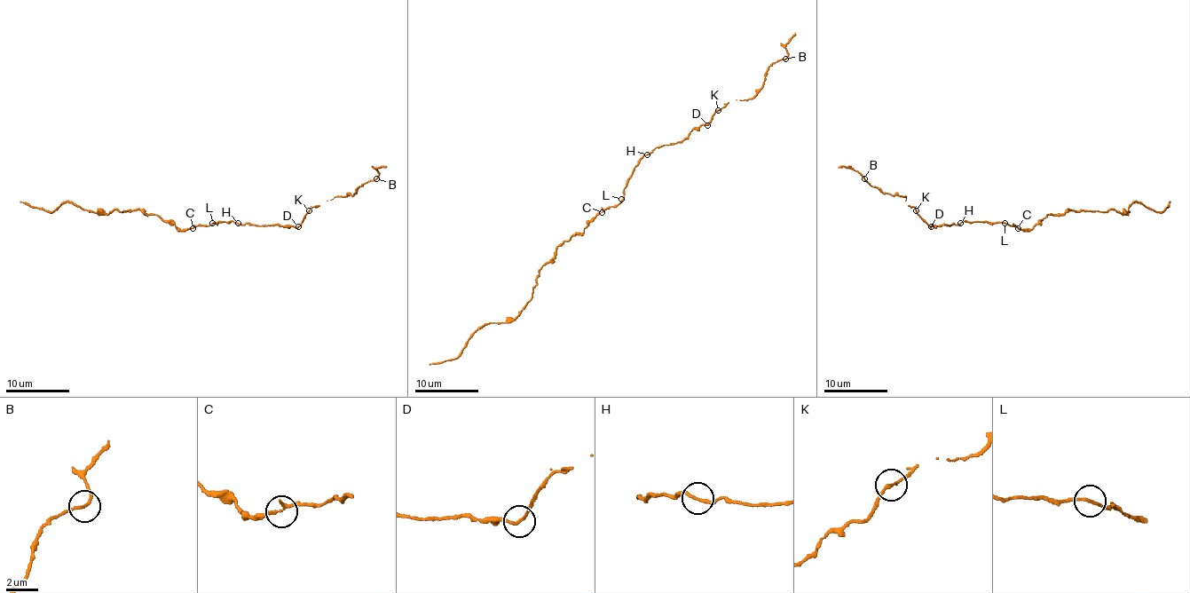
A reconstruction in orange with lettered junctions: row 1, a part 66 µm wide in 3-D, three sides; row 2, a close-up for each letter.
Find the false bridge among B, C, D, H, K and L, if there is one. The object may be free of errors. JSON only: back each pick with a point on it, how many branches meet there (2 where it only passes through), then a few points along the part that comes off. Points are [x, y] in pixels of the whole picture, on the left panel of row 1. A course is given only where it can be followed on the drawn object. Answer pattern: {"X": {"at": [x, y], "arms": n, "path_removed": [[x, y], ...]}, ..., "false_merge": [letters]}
{"false_merge": []}

